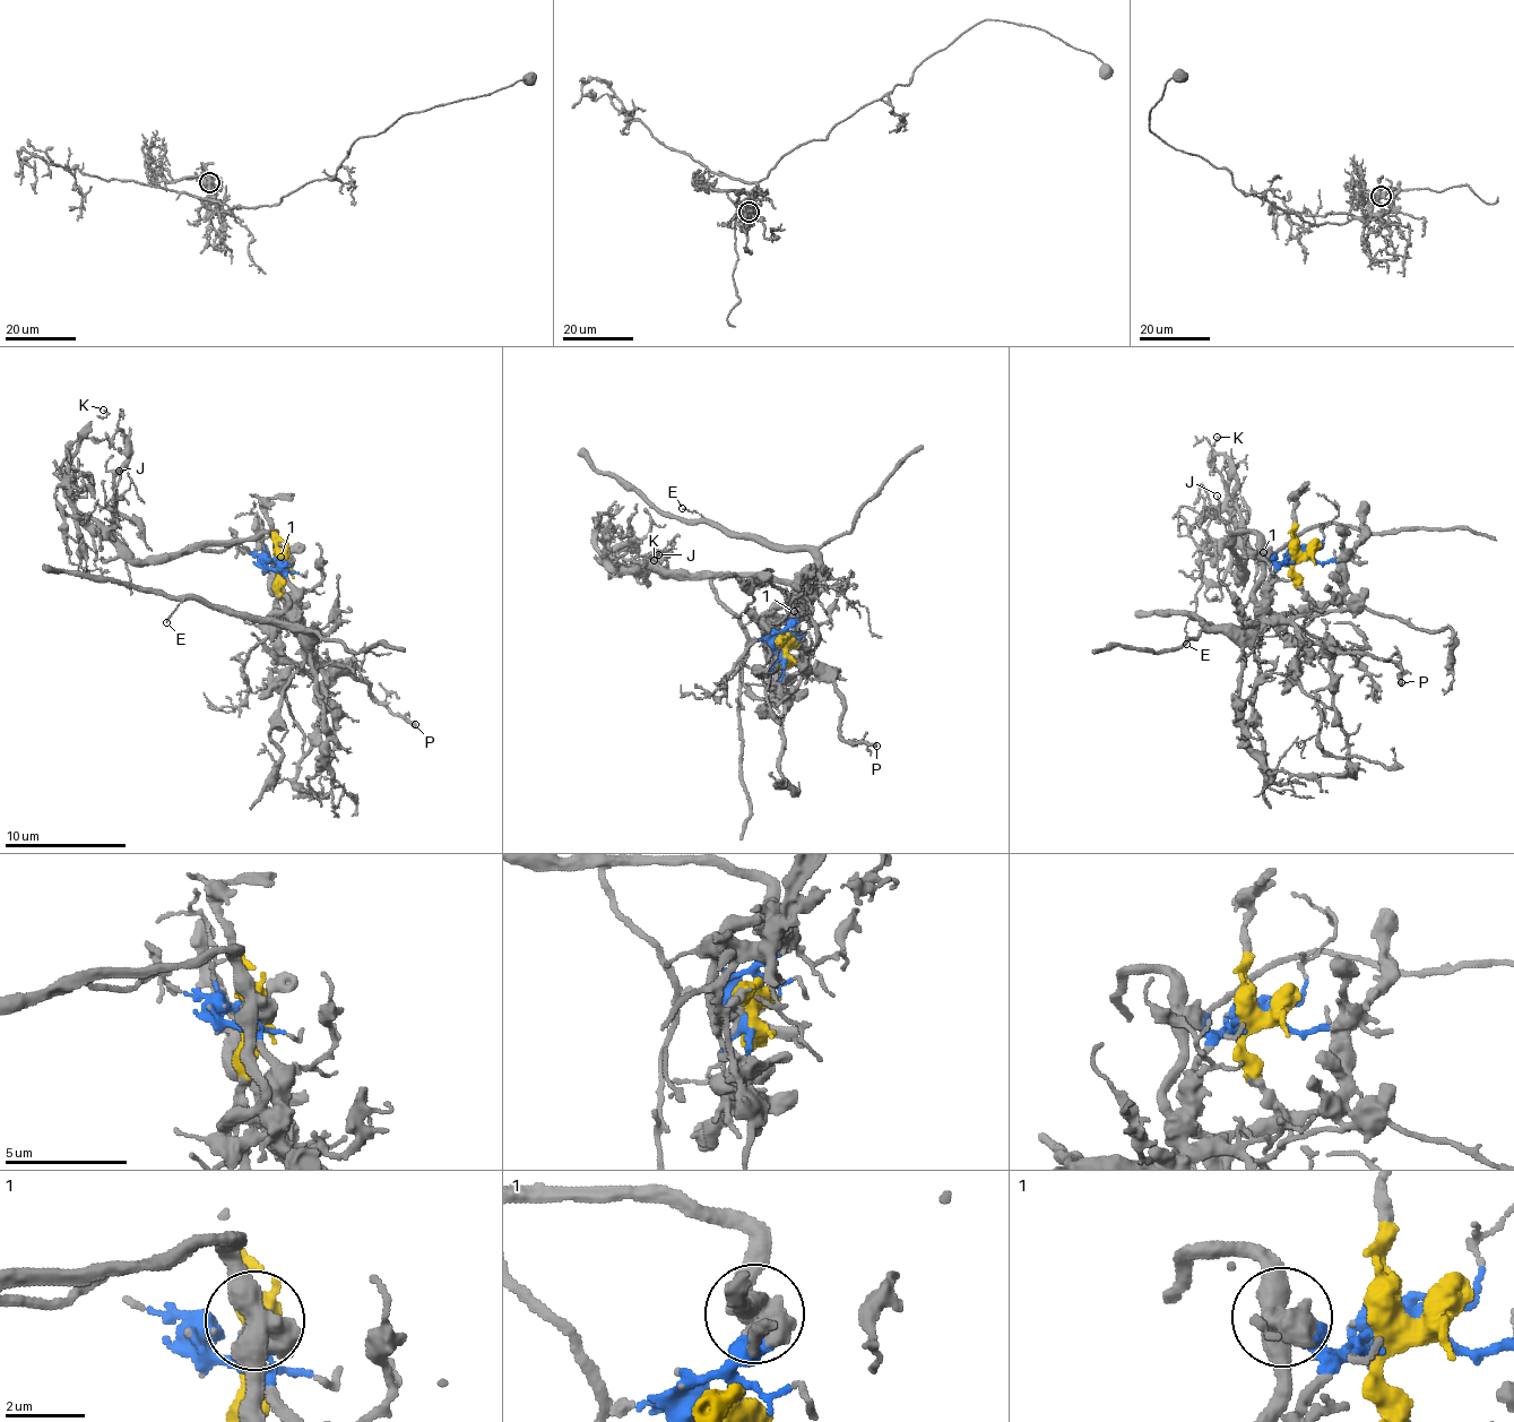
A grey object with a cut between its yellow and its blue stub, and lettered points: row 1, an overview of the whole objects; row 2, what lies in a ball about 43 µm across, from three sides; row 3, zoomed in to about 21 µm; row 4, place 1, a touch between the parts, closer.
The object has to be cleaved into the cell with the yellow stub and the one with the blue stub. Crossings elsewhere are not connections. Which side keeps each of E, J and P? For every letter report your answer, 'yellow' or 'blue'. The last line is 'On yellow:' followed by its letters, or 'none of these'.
E: blue
J: yellow
P: blue
On yellow: J

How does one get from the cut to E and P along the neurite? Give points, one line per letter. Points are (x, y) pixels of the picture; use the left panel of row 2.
E: (278, 563), (291, 588), (296, 627), (301, 632), (306, 630), (257, 623), (196, 600), (178, 604), (165, 622)
P: (278, 563), (288, 583), (299, 635), (319, 660), (361, 682), (374, 697), (416, 725)

